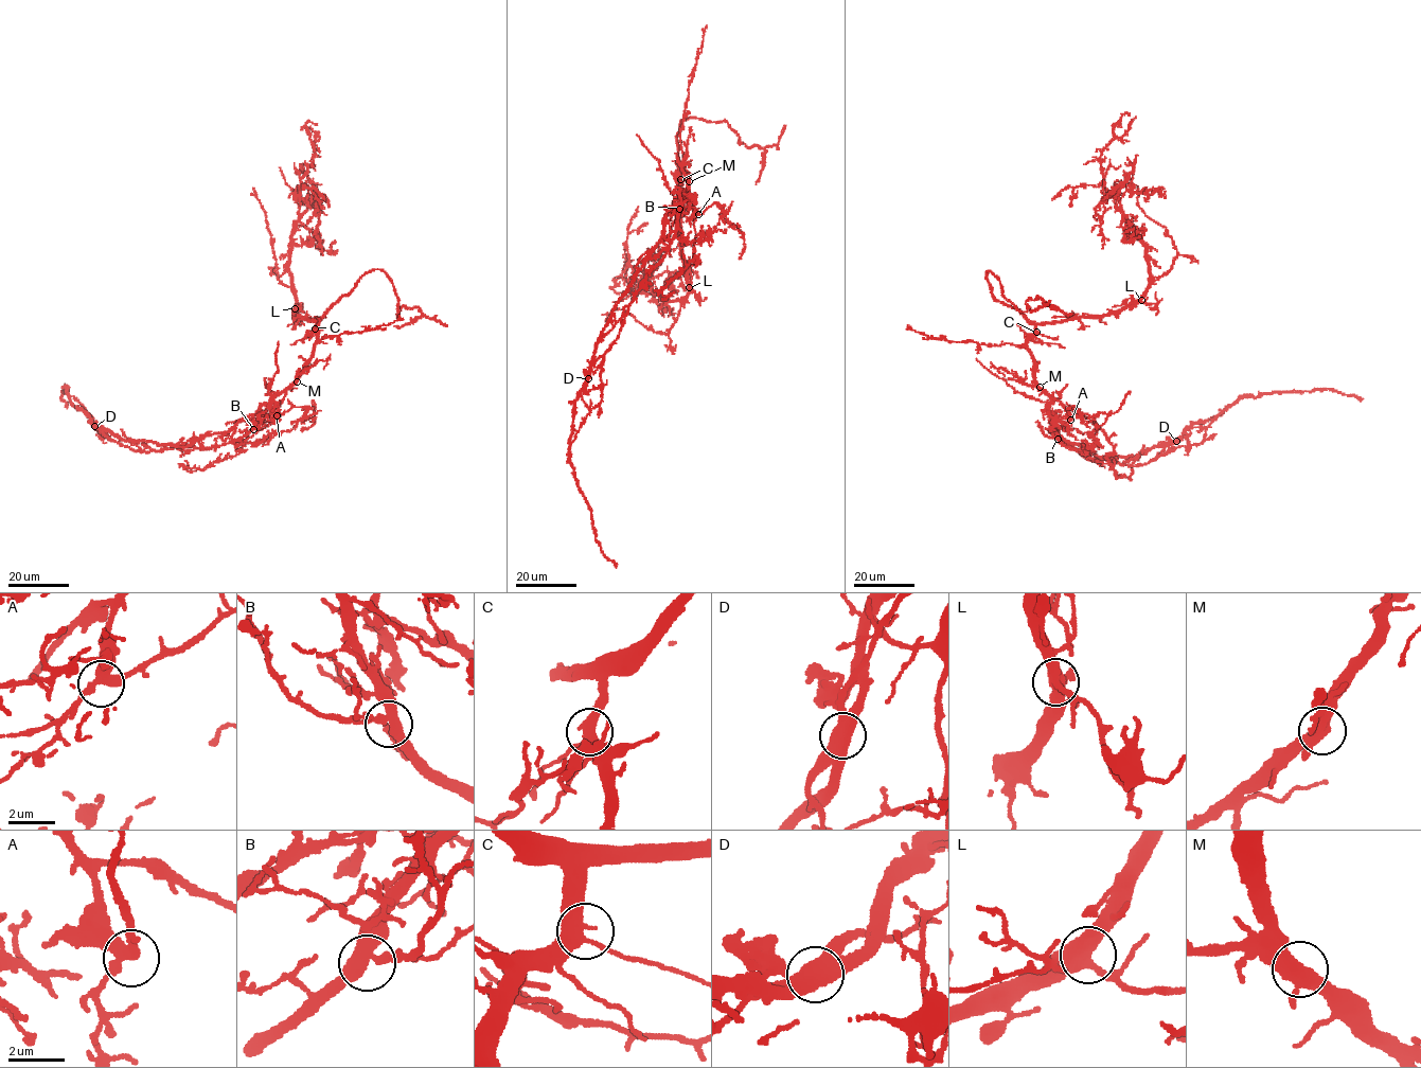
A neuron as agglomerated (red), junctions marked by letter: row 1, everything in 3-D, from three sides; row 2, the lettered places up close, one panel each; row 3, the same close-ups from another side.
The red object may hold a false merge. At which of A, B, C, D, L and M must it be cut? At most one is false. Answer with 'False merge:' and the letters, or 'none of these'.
False merge: D

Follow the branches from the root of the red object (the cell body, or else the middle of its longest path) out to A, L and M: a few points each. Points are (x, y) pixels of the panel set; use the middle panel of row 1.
A: (680, 198), (689, 197), (698, 214)
L: (680, 198), (686, 194), (689, 181), (684, 167), (678, 182), (681, 248), (689, 287)
M: (680, 198), (686, 194), (689, 181)

